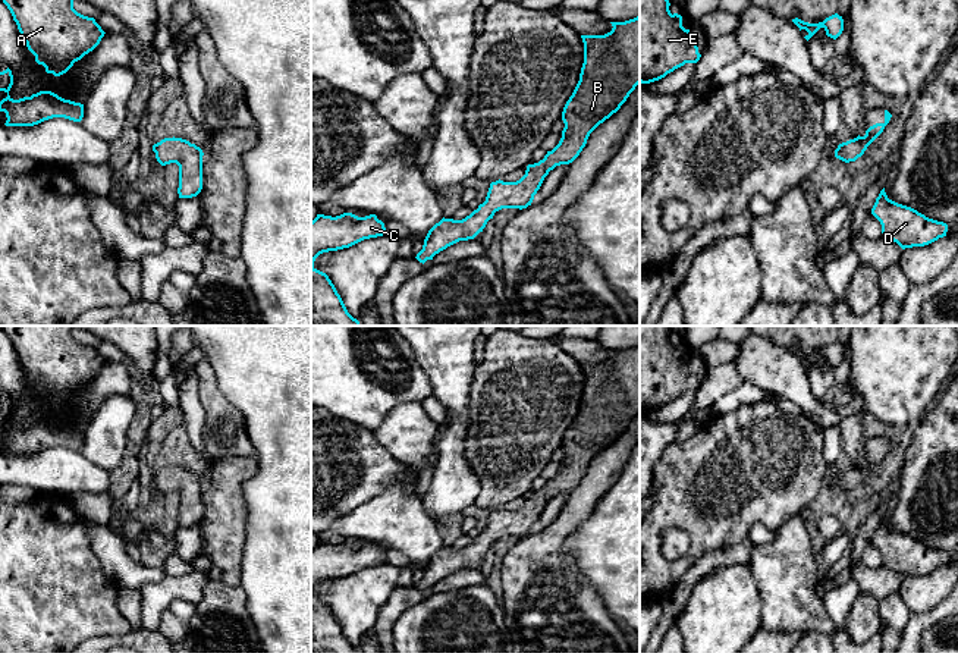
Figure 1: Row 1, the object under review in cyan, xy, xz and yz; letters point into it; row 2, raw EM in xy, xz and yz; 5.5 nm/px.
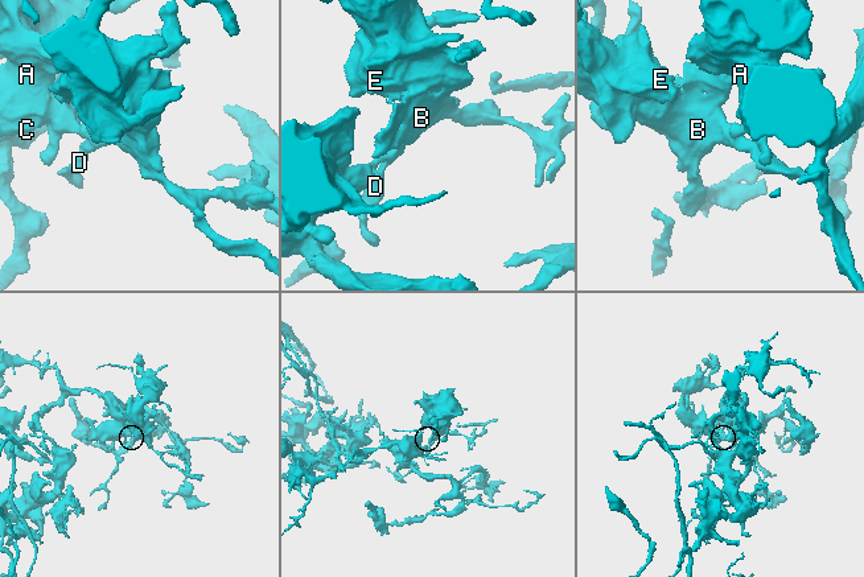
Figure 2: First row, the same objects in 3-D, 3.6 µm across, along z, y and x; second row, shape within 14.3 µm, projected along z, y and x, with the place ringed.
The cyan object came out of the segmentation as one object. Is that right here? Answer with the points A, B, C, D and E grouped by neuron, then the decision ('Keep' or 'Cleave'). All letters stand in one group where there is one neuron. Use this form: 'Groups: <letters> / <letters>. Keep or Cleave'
Groups: A B C D E. Keep

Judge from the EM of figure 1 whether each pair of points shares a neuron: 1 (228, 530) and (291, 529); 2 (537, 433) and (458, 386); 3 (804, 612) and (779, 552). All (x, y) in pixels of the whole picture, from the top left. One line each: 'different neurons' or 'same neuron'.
1: different neurons
2: different neurons
3: same neuron

